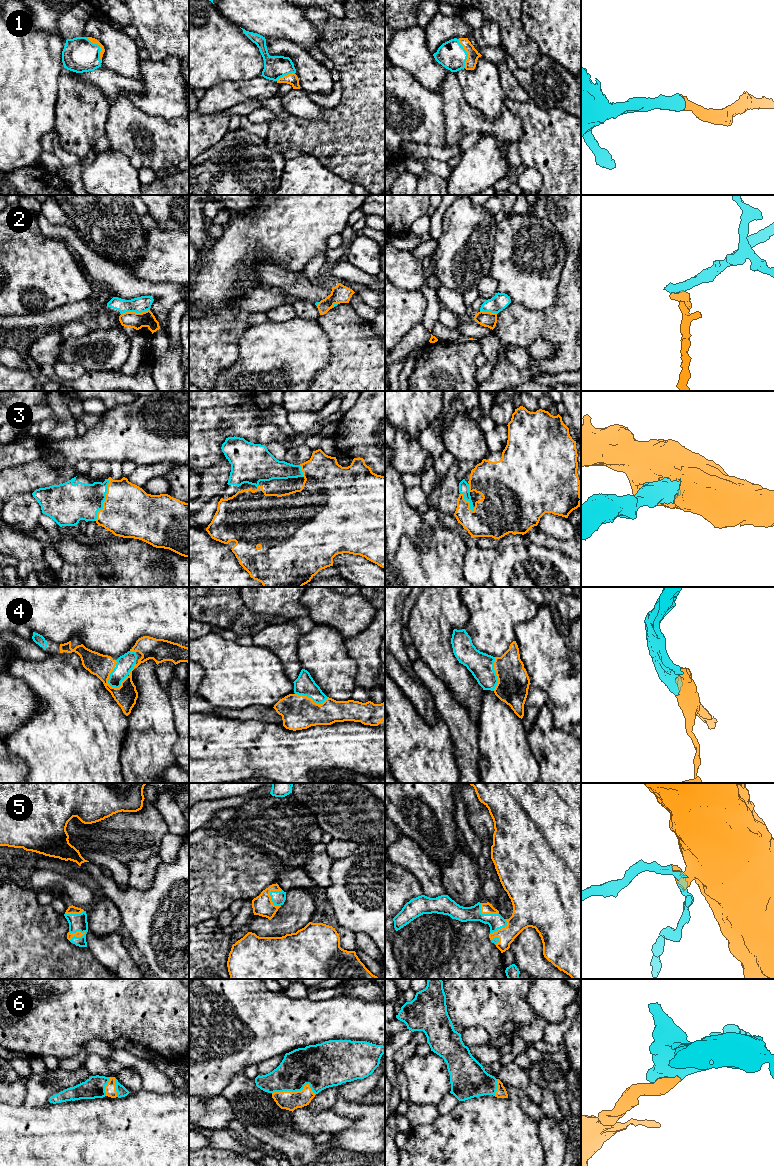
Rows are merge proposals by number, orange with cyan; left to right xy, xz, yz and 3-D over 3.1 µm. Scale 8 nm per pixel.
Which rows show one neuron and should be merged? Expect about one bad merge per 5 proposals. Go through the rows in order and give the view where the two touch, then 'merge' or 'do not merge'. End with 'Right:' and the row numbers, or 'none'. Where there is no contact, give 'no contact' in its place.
1: xy | merge
2: xy | do not merge
3: xy | merge
4: xy | merge
5: xy | merge
6: xz | merge
Right: 1, 3, 4, 5, 6

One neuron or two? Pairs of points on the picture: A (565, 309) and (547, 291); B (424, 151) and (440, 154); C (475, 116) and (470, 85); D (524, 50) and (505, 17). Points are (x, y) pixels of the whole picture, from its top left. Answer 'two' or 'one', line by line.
A: two
B: one
C: two
D: one

